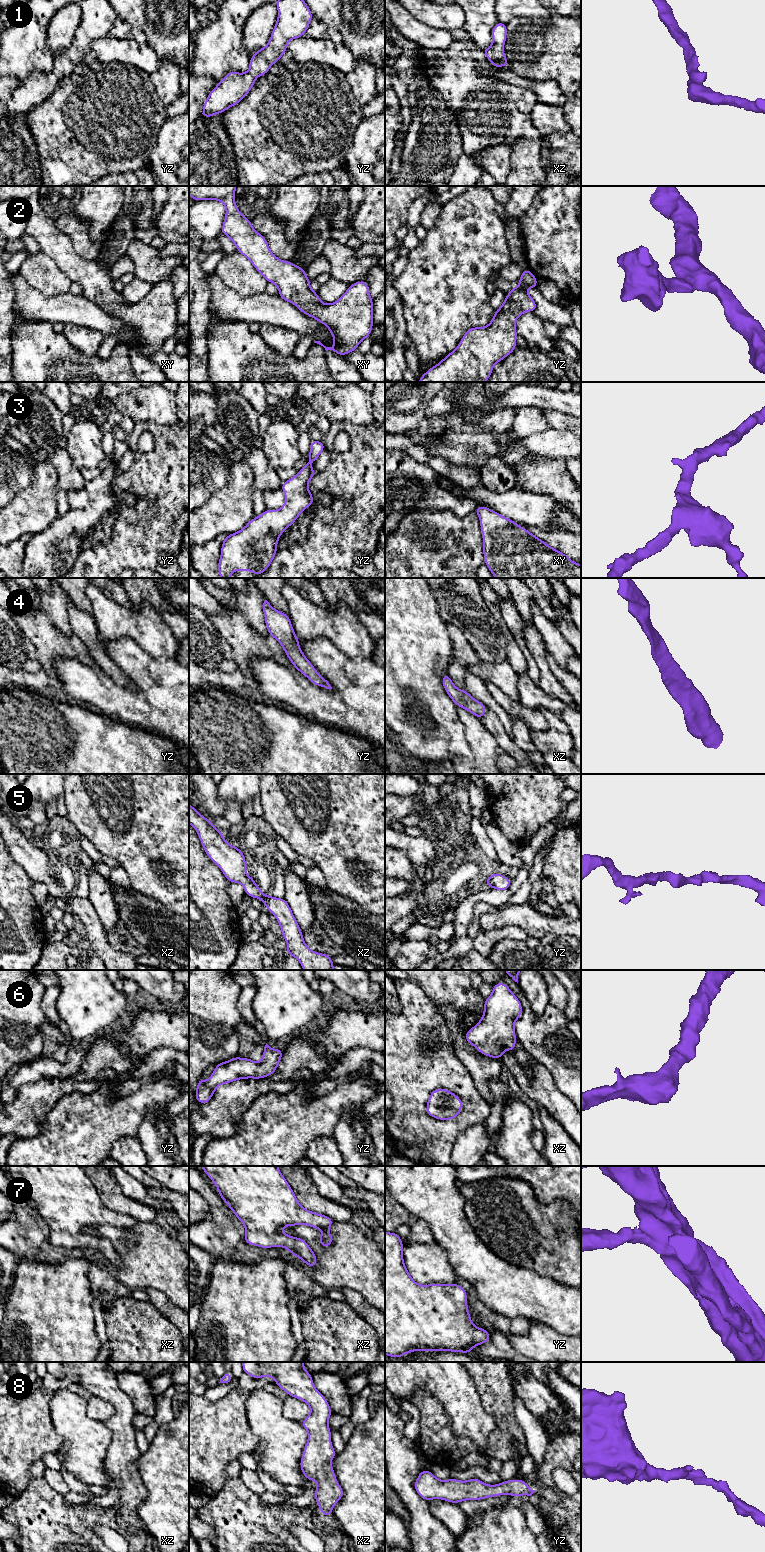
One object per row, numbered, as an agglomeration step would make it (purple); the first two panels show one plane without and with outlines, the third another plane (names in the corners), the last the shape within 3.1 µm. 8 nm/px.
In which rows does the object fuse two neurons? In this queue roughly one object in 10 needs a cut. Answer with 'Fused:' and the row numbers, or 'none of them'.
Fused: none of them

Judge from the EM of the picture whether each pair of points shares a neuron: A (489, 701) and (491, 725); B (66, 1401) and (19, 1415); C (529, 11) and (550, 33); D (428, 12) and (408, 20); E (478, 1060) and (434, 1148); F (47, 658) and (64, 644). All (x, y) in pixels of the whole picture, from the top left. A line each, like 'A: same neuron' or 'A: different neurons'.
A: different neurons
B: different neurons
C: different neurons
D: different neurons
E: different neurons
F: same neuron

